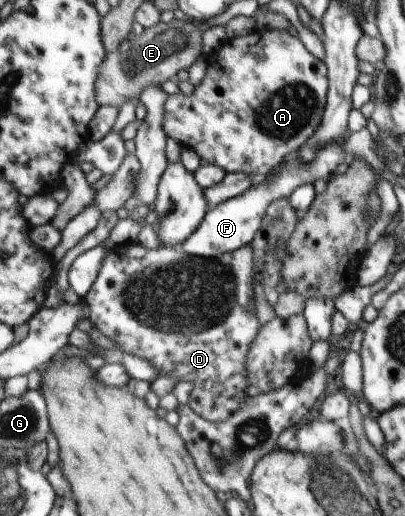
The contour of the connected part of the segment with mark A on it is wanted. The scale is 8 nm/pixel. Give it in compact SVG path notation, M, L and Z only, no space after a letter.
M253 29L246 35L225 39L219 45L207 62L206 72L201 84L194 87L191 95L185 96L178 93L166 97L162 128L167 138L174 139L181 146L193 148L201 159L205 159L209 164L215 164L225 173L243 172L256 177L263 177L273 171L273 168L279 165L287 154L293 154L314 135L314 131L321 123L322 111L325 109L327 89L329 89L329 77L326 75L326 64L313 57L298 37L290 35L287 30Z

